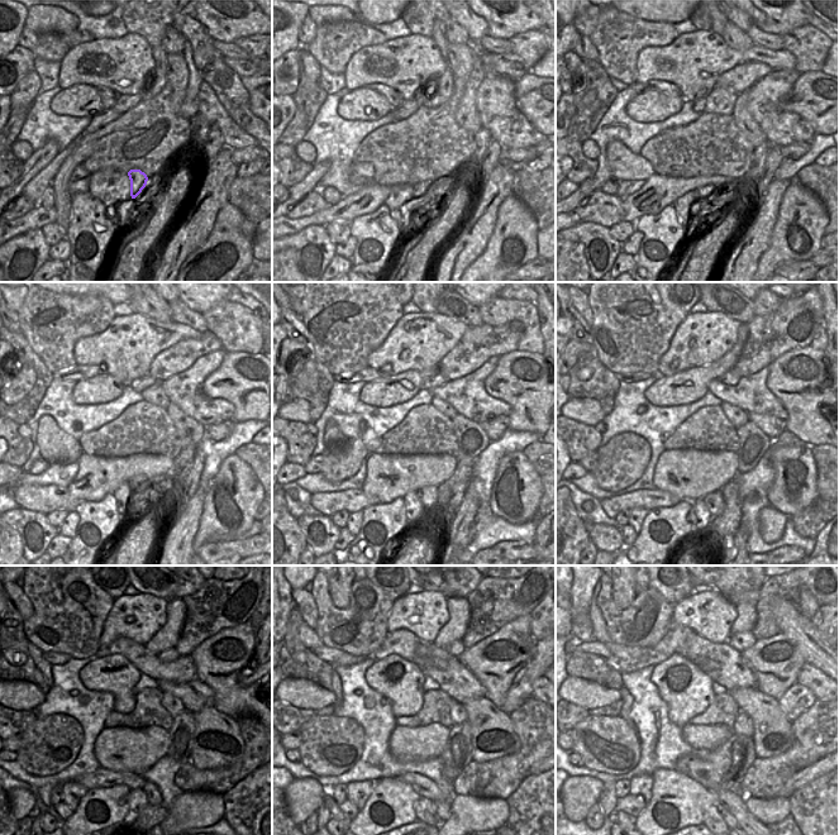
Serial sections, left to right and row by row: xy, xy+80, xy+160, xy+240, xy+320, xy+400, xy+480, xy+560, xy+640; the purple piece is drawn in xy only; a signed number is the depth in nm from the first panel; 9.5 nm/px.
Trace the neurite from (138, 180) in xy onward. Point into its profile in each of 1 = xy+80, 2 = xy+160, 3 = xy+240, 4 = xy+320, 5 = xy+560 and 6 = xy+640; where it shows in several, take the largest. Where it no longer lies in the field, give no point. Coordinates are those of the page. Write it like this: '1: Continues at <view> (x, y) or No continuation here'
1: Continues at xy+80 (420, 189)
2: Continues at xy+160 (705, 192)
3: Continues at xy+240 (141, 486)
4: Continues at xy+320 (428, 495)
5: Continues at xy+560 (442, 809)
6: Continues at xy+640 (729, 820)

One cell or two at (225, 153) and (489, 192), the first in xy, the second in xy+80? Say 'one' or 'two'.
one

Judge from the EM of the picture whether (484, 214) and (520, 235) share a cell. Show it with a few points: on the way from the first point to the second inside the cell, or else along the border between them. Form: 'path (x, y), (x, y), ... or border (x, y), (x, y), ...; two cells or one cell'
border (510, 195), (499, 206), (496, 223), (485, 249); two cells

